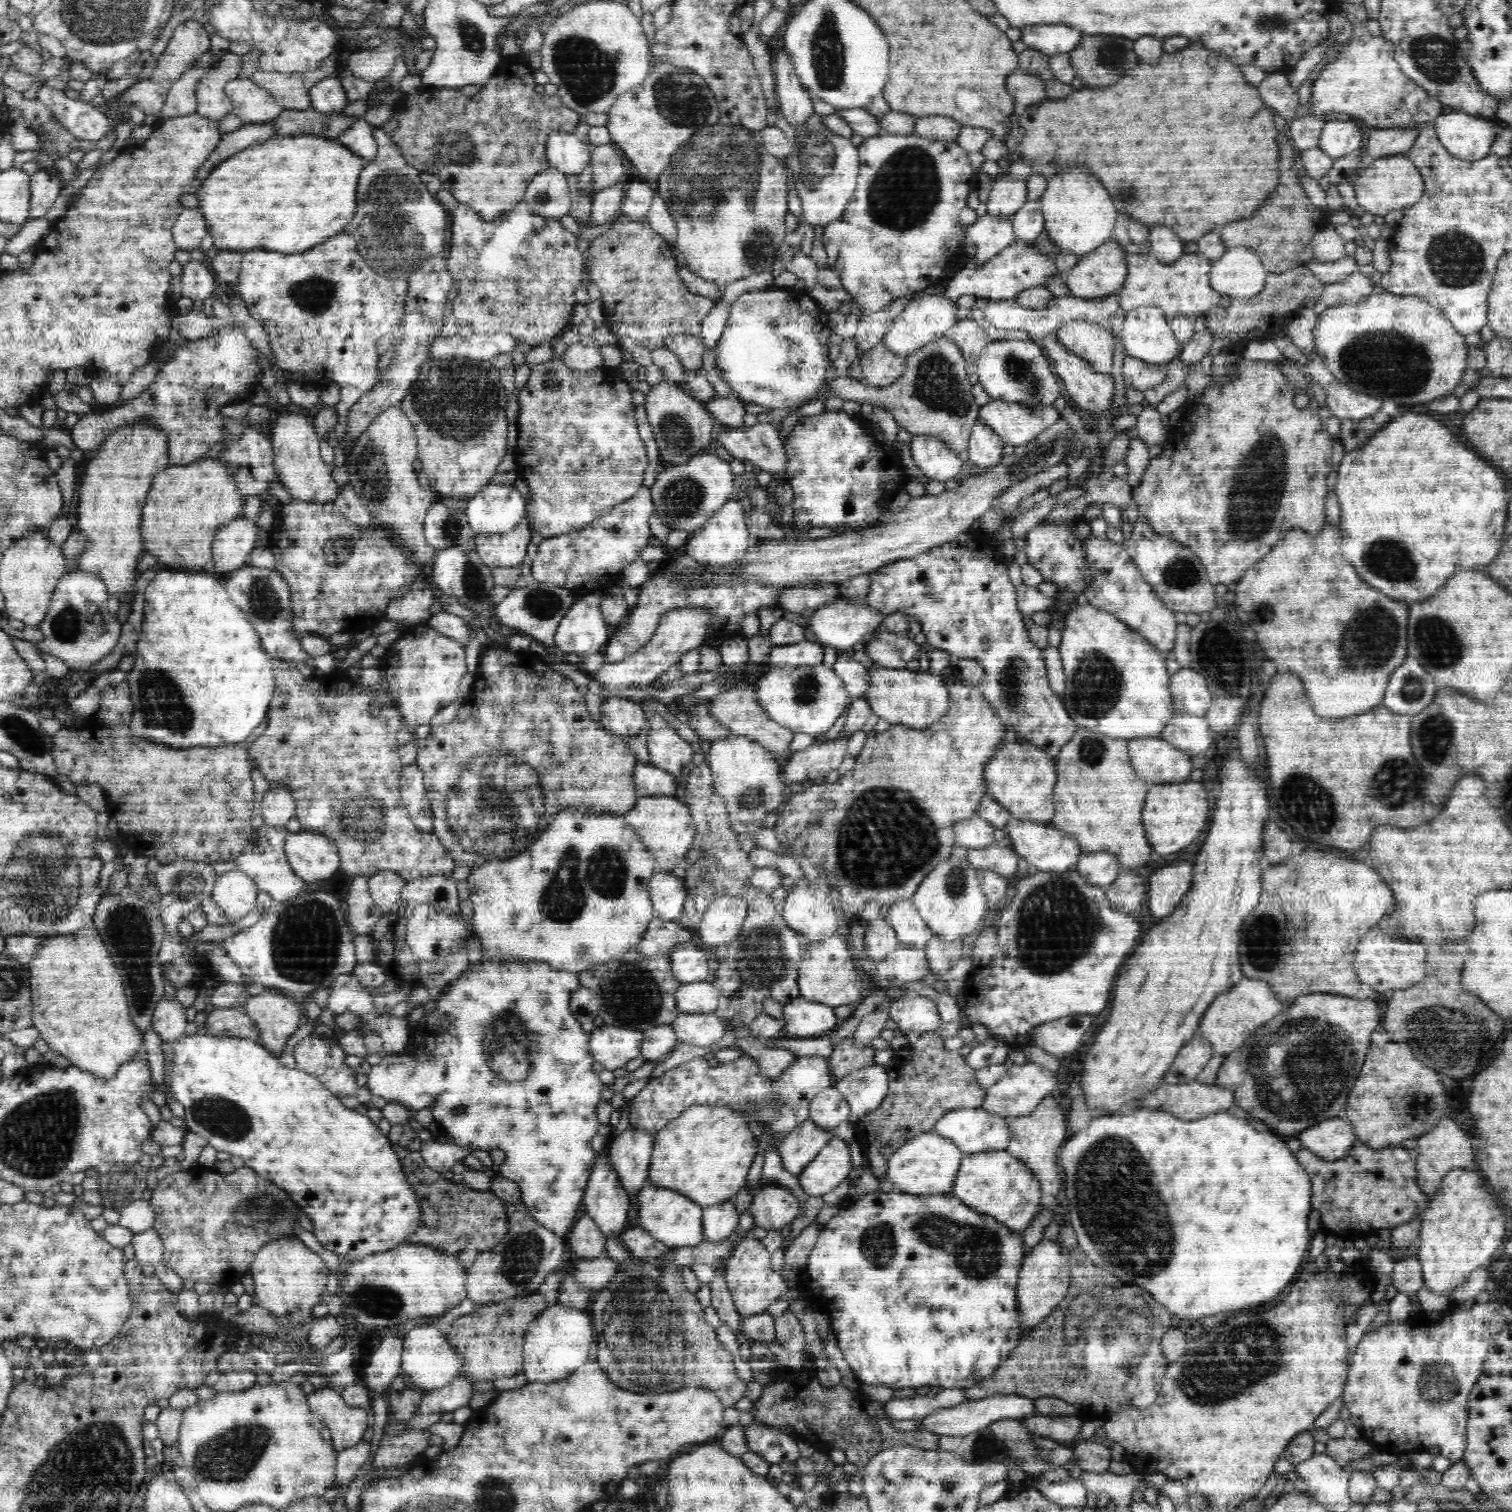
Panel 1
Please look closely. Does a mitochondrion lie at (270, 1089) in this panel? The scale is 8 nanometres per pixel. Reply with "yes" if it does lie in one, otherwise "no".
no

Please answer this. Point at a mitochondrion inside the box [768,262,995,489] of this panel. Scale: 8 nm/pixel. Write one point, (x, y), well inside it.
(936, 384)

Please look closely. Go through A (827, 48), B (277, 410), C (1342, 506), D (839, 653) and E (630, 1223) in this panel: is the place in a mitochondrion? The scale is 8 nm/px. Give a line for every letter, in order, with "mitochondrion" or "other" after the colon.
A: mitochondrion
B: other
C: other
D: other
E: other

